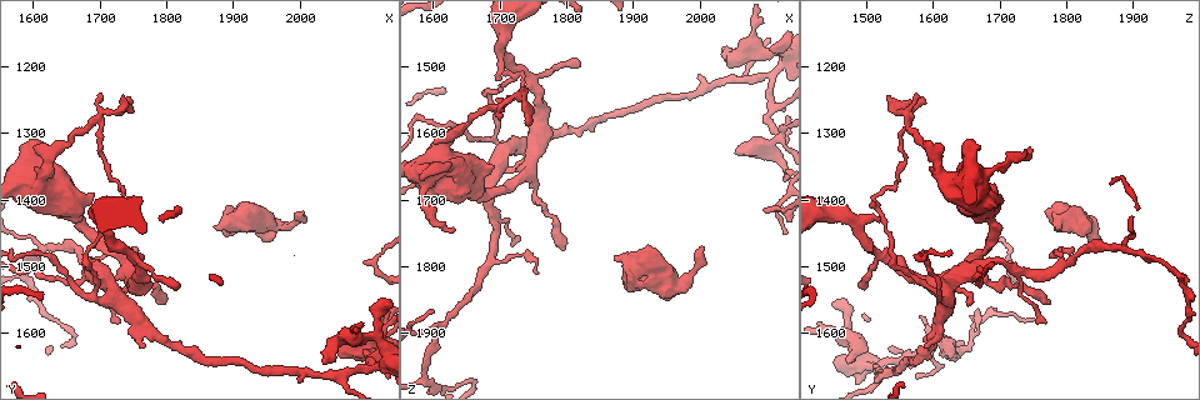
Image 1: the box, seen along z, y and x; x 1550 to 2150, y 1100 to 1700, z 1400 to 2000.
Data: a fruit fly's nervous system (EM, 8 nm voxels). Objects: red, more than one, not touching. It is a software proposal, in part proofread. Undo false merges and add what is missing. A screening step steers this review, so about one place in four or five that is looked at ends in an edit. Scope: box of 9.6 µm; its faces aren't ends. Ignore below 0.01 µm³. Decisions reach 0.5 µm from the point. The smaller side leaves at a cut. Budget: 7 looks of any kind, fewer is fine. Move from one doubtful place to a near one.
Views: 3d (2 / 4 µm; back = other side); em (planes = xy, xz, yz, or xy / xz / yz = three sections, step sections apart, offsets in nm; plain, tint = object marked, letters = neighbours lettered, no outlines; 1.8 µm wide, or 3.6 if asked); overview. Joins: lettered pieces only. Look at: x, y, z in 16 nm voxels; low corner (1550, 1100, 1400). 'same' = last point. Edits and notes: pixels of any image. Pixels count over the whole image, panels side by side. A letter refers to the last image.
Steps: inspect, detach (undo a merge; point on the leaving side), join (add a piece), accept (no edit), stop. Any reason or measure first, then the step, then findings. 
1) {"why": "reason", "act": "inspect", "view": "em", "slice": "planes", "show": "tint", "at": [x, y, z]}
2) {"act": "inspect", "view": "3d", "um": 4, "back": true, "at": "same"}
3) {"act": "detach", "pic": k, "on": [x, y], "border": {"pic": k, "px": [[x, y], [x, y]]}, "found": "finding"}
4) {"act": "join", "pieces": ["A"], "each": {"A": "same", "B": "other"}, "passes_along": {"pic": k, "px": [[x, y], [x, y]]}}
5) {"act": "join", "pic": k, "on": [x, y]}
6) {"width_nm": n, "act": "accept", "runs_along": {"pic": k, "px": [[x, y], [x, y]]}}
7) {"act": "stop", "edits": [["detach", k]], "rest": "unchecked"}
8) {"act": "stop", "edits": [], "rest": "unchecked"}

{"why": "arms part here", "act": "inspect", "view": "em", "slice": "xz", "step": 16, "show": "tint", "at": [1690, 1545, 1610]}

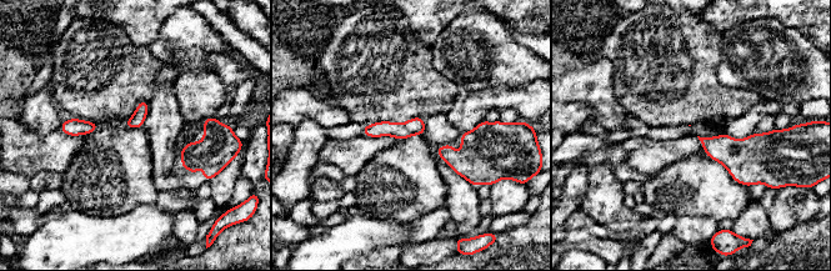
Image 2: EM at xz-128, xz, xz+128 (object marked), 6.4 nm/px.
{"why": "another direction", "act": "inspect", "view": "em", "slice": "planes", "show": "tint", "at": "same"}

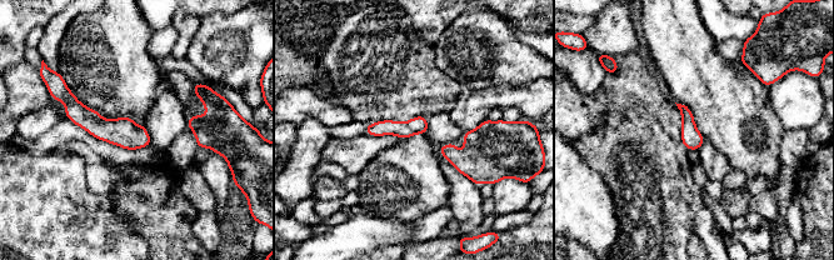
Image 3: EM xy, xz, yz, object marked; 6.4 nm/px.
{"act": "inspect", "view": "em", "slice": "planes", "show": "letters", "at": "same"}

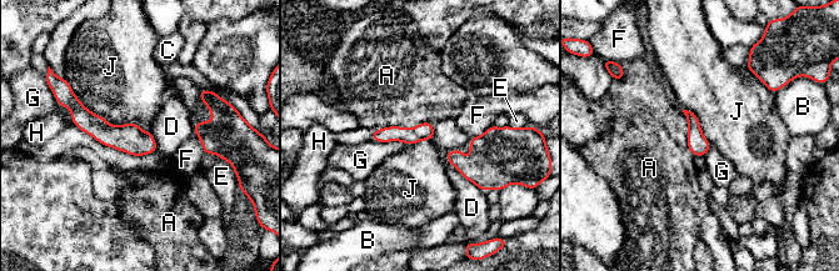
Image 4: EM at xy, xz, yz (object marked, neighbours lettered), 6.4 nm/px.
{"act": "accept", "each": {"A": "other", "B": "other", "C": "other", "D": "other", "E": "other", "F": "other", "G": "other", "H": "other", "J": "other"}, "border": {"pic": 4, "px": [[69, 86], [109, 124], [149, 131]]}, "found": "all the same neuron"}

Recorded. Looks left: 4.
{"why": "arms part here", "act": "inspect", "view": "3d", "um": 2, "back": true, "at": [1680, 1295, 1565]}

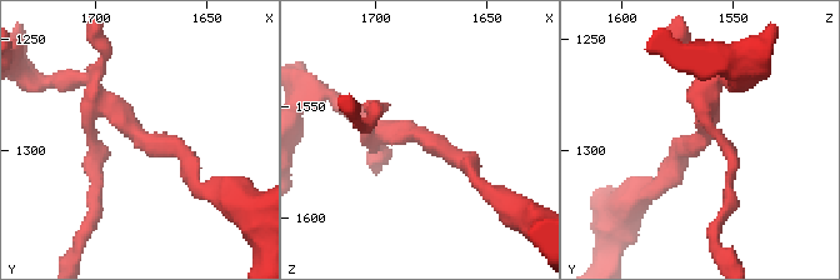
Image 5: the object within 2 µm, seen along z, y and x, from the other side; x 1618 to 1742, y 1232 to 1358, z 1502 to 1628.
{"act": "inspect", "view": "em", "slice": "planes", "show": "letters", "at": [1681, 1294, 1563]}

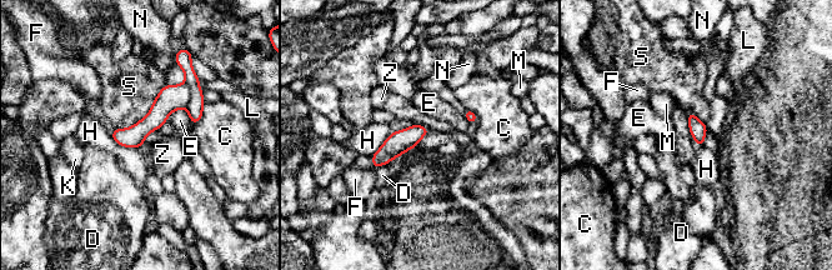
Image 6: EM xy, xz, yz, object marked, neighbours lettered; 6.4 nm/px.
{"act": "detach", "pic": 6, "on": [183, 58], "each": {"C": "other", "D": "other", "E": "other", "F": "other", "H": "other", "K": "other", "L": "other", "M": "other", "N": "other", "S": "other", "Z": "other"}, "border": {"pic": 6, "px": [[185, 83], [190, 90], [186, 108]]}, "found": "two neurons meet here"}

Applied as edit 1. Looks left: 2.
{"why": "an open end", "act": "inspect", "view": "3d", "um": 2, "at": [1695, 1435, 1525]}

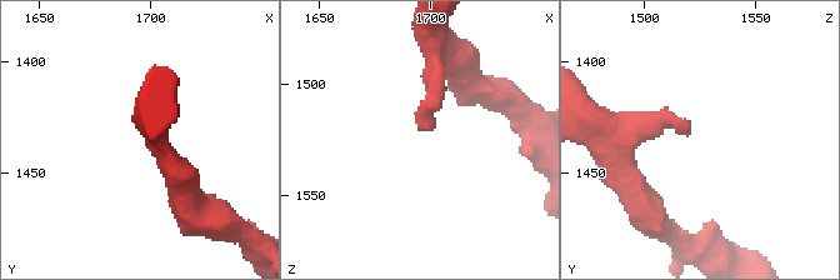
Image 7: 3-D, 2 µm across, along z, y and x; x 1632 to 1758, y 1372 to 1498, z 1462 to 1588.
{"why": "now the EM", "act": "inspect", "view": "em", "slice": "planes", "show": "letters", "at": [1699, 1432, 1521]}

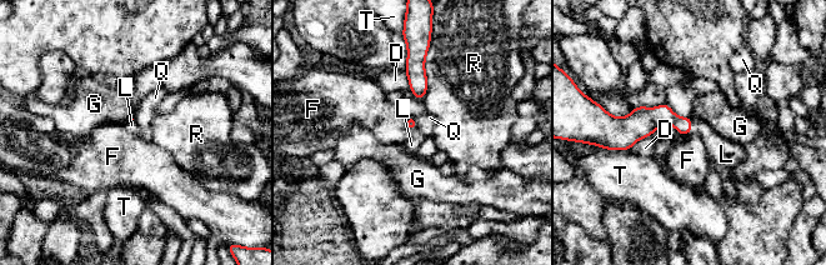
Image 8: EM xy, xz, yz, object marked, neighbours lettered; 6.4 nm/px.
{"act": "join", "pieces": ["L"], "each": {"D": "other", "F": "other", "G": "other", "L": "same", "Q": "other", "R": "other", "T": "other"}, "passes_along": {"pic": 8, "px": [[652, 118], [690, 126], [720, 150]]}, "found": "the neuron continues"}

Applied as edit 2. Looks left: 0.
{"act": "stop", "edits": [["detach", 6], ["join", 8]], "rest": "unchecked"}

